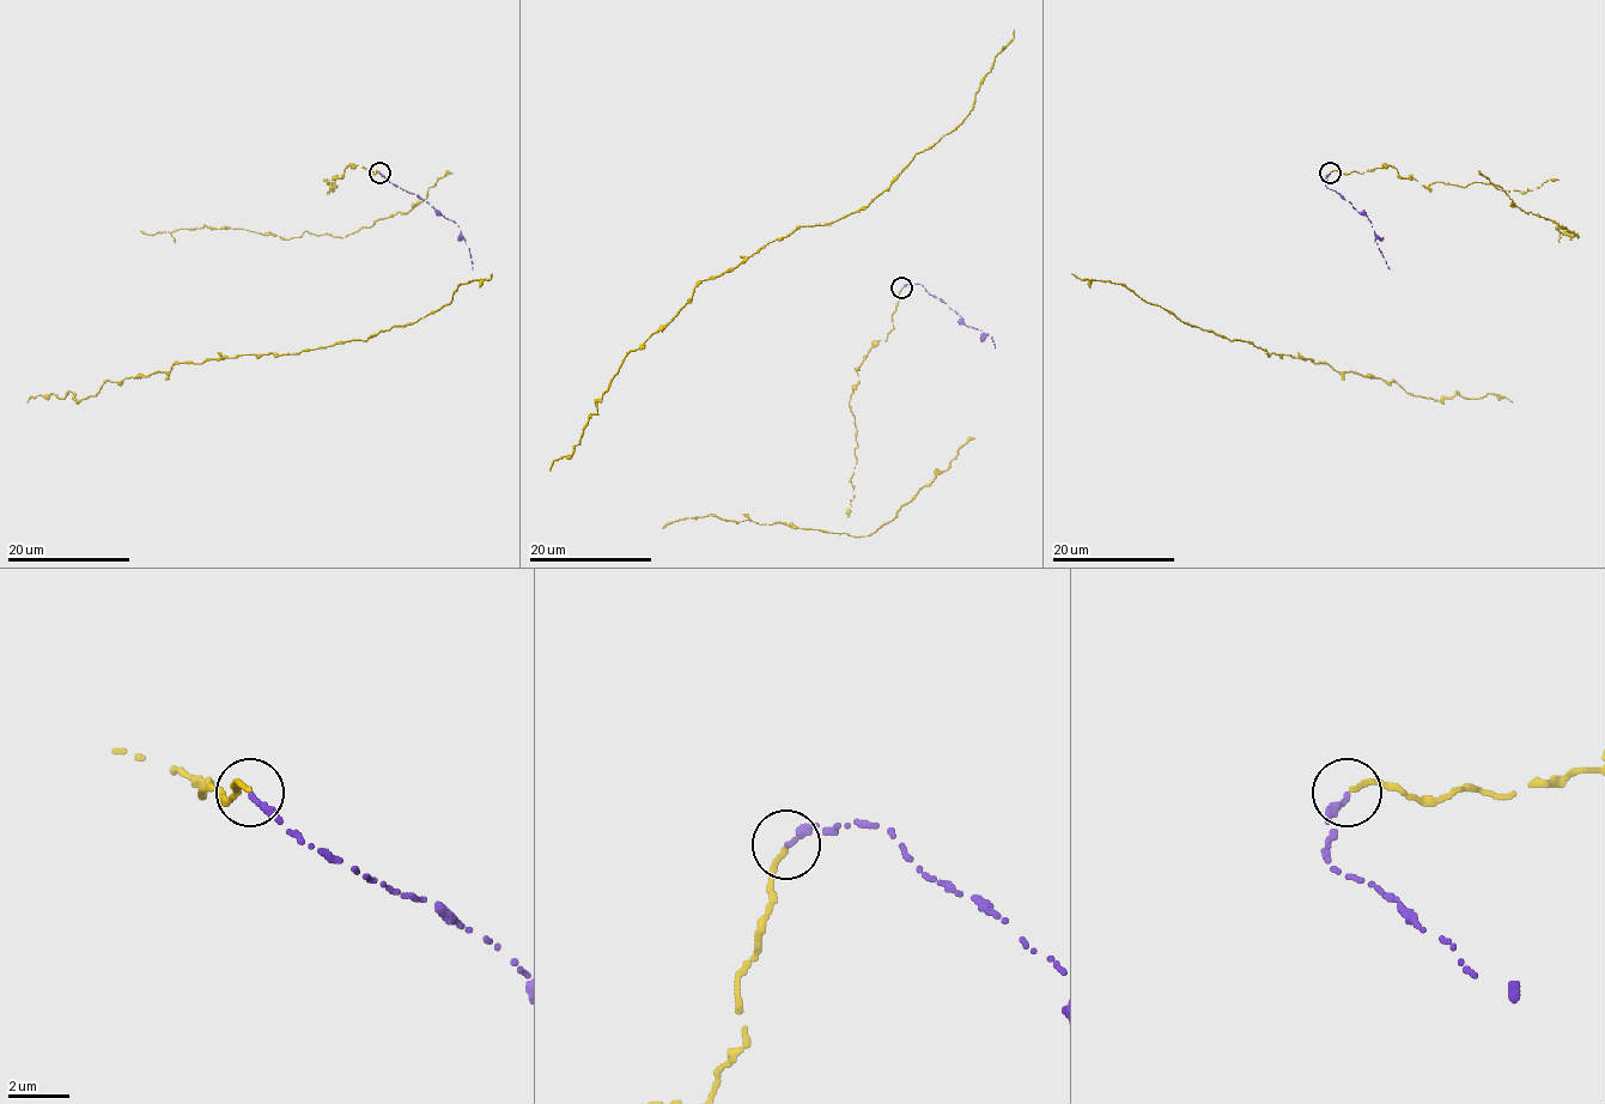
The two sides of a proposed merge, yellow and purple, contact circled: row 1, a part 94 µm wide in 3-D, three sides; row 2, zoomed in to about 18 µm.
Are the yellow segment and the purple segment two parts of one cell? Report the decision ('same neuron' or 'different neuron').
same neuron

